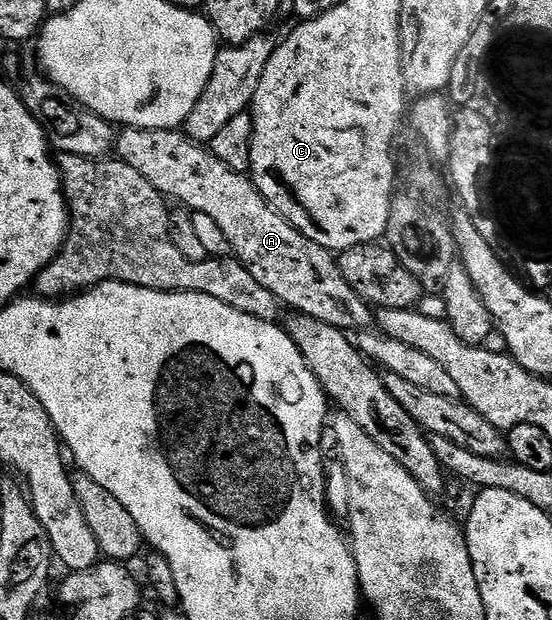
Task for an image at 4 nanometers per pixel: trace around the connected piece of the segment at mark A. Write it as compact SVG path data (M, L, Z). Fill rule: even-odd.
M124 128L116 136L115 151L122 162L133 165L164 197L181 201L180 204L193 213L205 213L214 219L229 241L231 255L243 263L245 269L249 269L249 273L253 273L253 277L257 277L257 281L261 281L261 285L269 289L269 293L277 296L284 308L292 307L292 312L308 315L348 333L362 333L376 326L377 319L372 308L349 285L339 268L338 258L317 245L317 241L309 241L305 233L293 229L293 225L289 225L289 221L285 221L285 217L281 217L281 213L277 213L277 209L273 209L269 201L265 201L265 197L247 175L229 169L229 165L219 161L210 148L196 143L177 129L167 131Z

